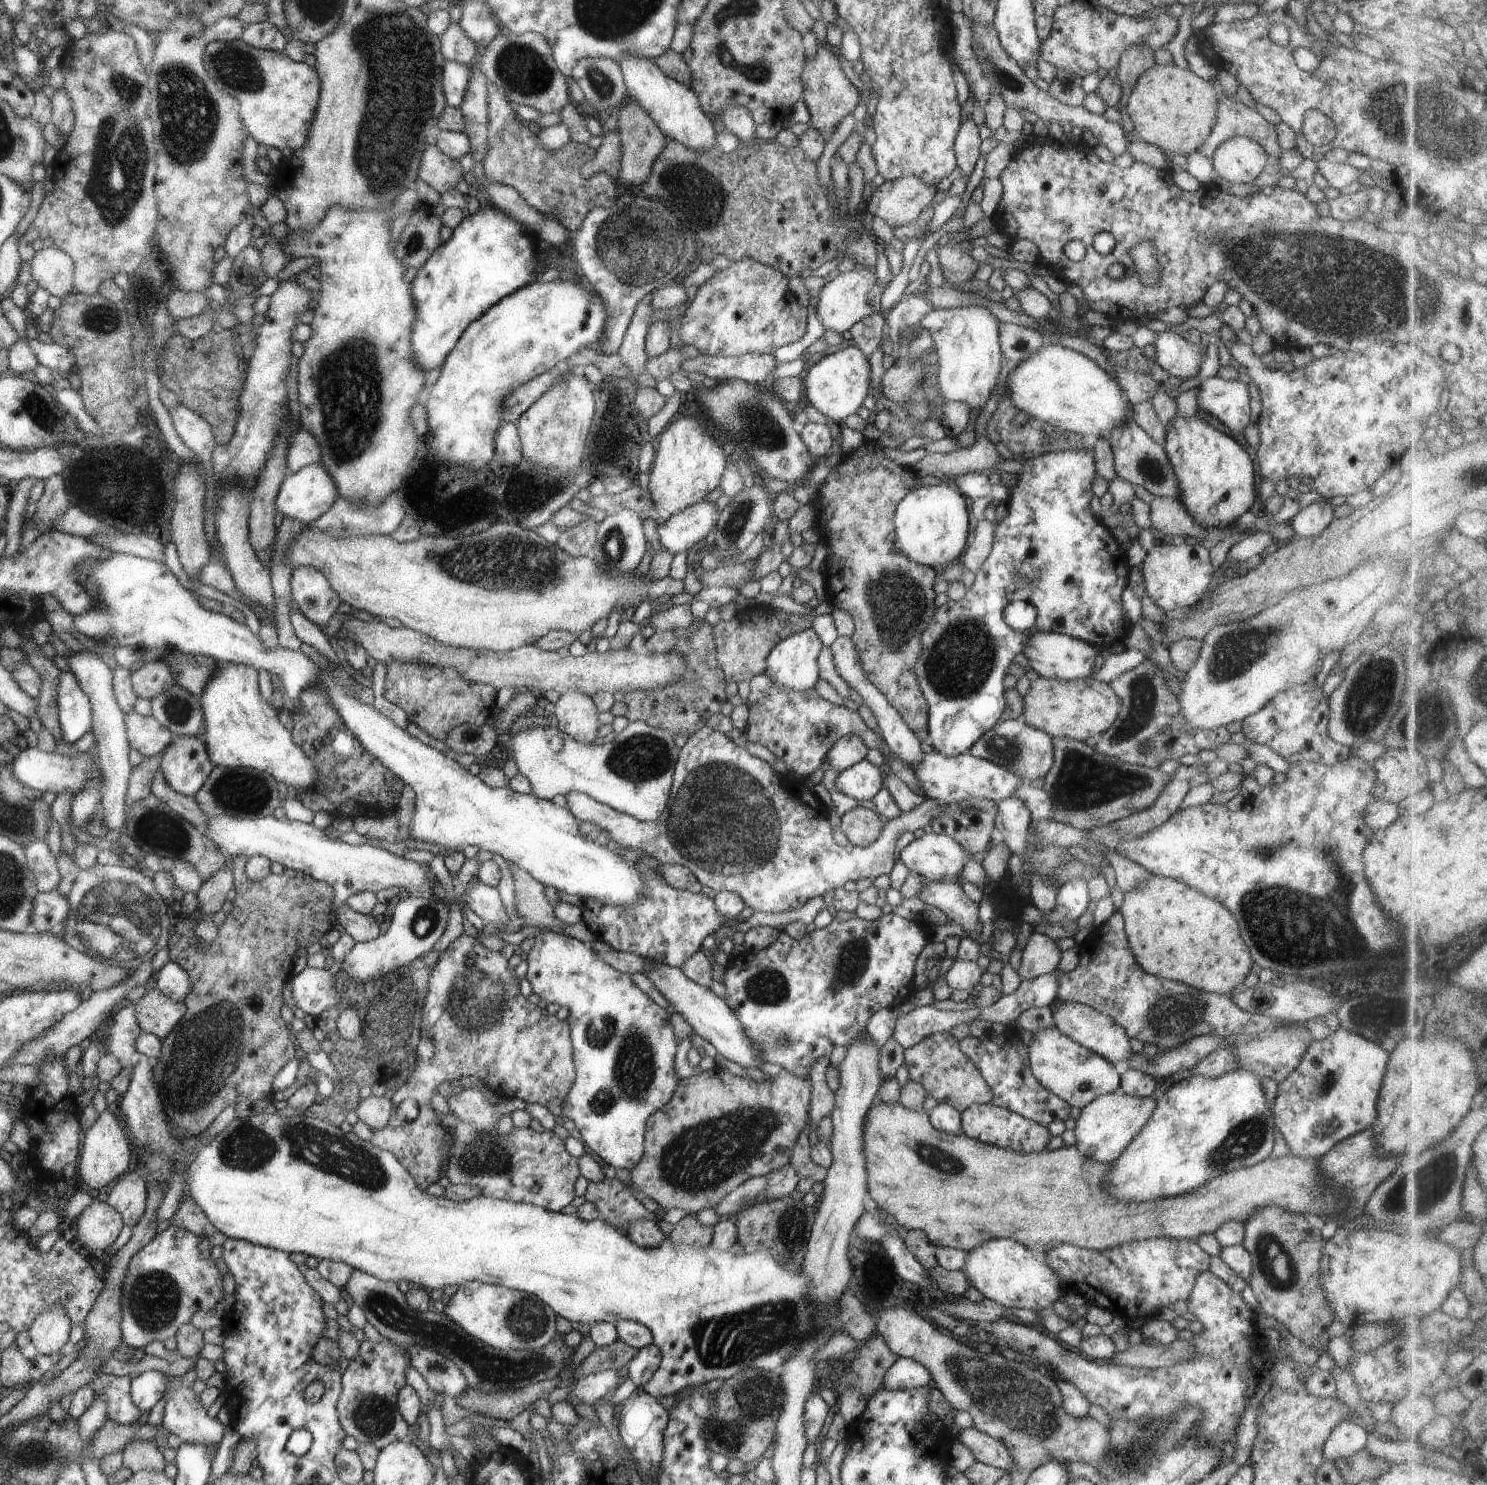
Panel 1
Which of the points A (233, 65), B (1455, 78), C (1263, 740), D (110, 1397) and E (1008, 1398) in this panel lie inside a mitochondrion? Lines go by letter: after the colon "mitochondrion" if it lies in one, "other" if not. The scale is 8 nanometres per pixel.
A: mitochondrion
B: mitochondrion
C: other
D: other
E: mitochondrion

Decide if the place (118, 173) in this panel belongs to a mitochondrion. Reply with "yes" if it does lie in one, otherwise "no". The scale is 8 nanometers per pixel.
yes

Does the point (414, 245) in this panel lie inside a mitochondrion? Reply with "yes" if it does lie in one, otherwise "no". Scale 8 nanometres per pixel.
yes

